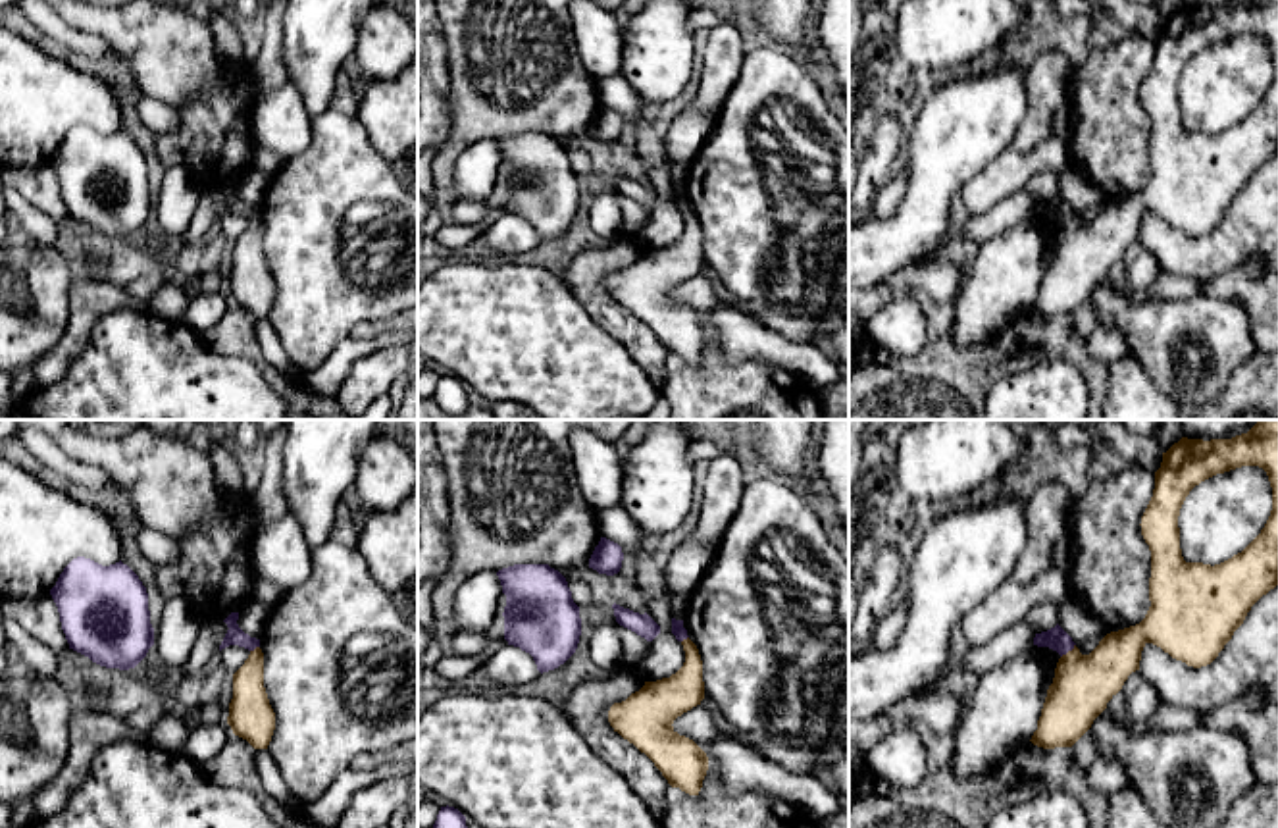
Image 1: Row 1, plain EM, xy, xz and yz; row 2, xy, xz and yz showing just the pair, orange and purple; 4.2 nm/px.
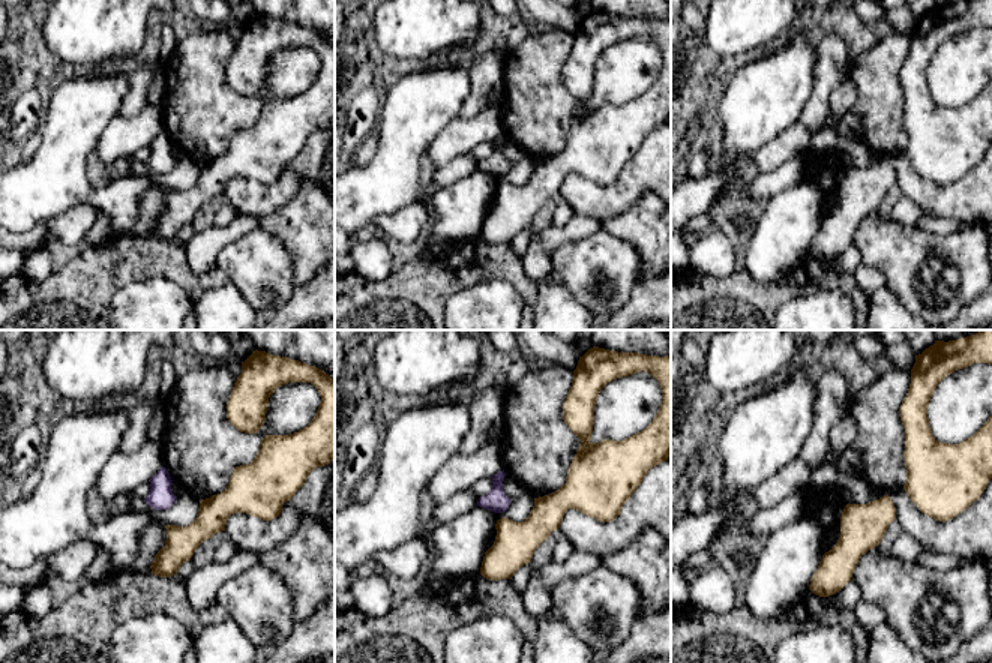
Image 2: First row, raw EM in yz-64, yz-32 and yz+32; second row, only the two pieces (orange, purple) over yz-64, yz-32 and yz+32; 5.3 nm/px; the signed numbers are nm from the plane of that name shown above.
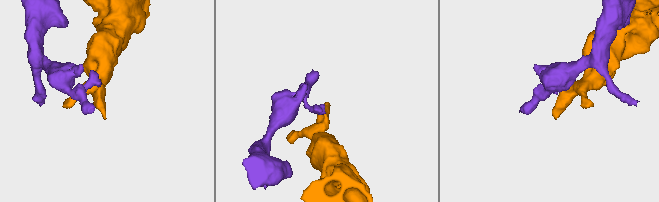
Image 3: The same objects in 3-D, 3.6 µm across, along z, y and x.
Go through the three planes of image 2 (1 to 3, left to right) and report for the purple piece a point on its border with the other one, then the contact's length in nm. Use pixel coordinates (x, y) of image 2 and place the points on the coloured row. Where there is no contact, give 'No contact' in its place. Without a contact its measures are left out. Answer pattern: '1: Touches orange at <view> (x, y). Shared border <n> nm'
1: No contact
2: No contact
3: No contact

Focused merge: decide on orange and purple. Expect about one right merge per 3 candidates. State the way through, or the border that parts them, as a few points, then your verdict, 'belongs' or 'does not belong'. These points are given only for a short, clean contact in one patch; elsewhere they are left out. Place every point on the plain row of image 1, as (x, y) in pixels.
border along yz (1074, 212), (1061, 226); does not belong

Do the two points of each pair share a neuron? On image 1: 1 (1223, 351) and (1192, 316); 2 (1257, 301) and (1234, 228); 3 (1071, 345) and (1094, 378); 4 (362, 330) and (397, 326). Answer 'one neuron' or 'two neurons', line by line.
1: one neuron
2: two neurons
3: one neuron
4: one neuron

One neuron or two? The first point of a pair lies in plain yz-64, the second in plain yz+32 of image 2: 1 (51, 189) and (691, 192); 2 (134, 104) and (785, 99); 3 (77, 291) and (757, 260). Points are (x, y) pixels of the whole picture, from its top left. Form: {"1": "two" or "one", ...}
{"1": "one", "2": "two", "3": "two"}

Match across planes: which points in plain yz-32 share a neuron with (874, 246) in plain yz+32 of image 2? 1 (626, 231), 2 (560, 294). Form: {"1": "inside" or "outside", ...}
{"1": "outside", "2": "outside"}

